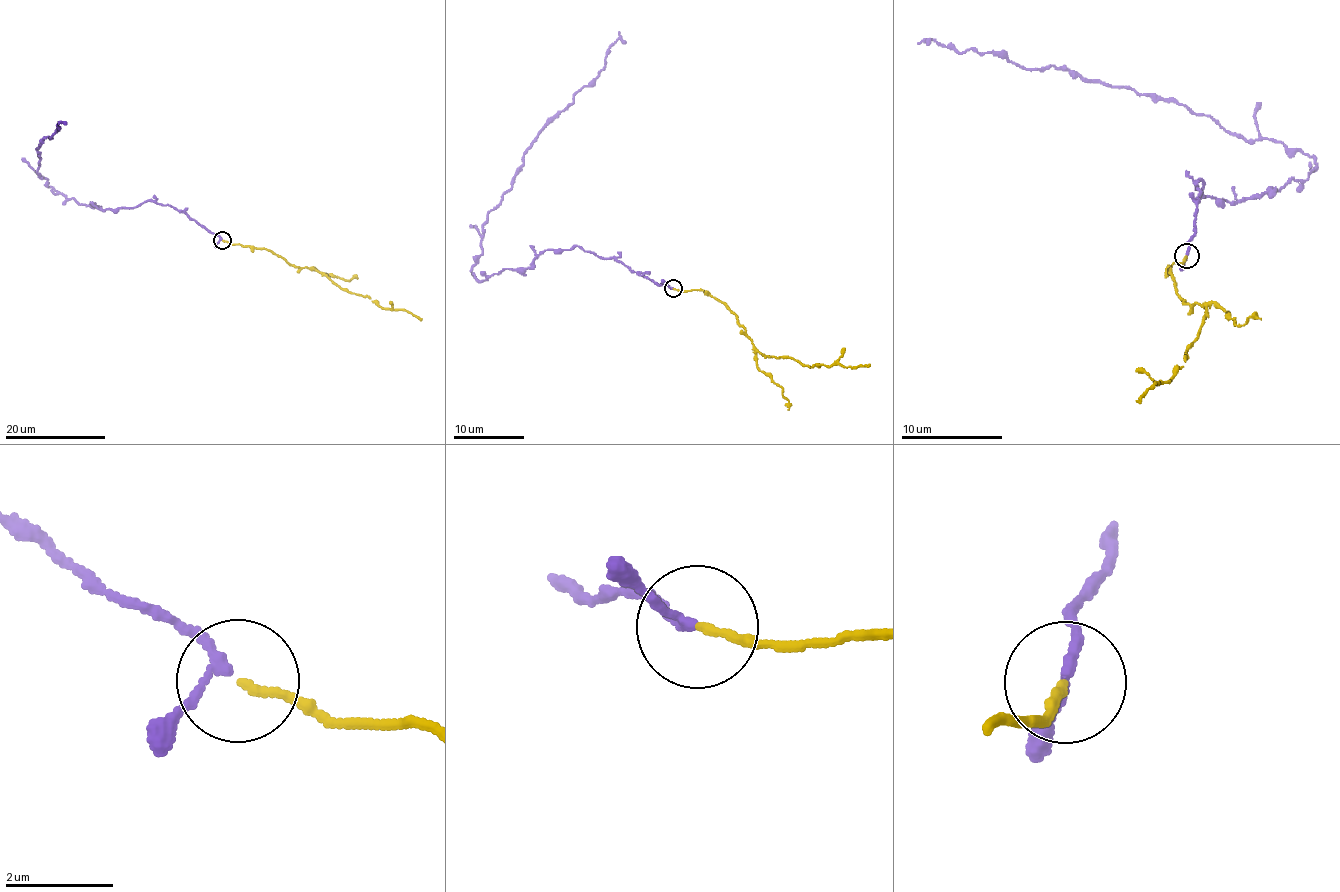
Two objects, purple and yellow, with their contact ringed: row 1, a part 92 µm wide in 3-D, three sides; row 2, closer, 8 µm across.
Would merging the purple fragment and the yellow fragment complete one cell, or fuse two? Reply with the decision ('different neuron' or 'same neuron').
same neuron

